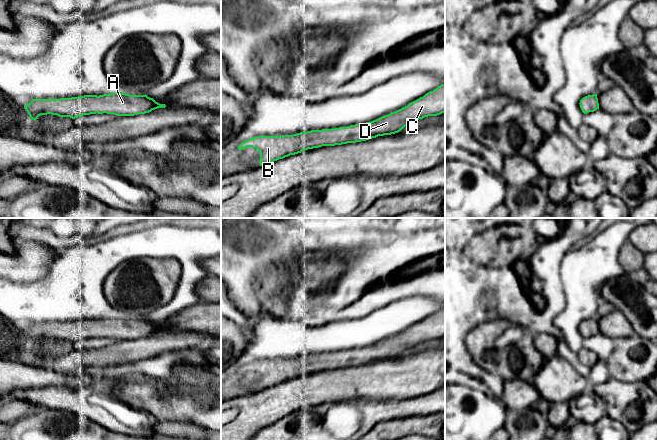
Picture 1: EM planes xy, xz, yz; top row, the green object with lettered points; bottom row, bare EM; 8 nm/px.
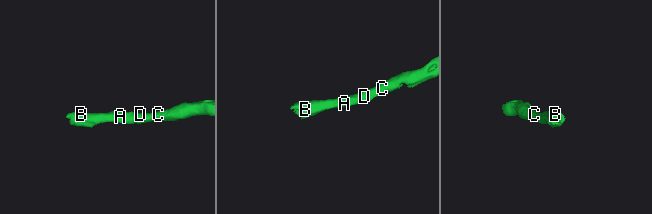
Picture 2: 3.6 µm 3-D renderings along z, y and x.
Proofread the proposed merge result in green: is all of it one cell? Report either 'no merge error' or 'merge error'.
no merge error

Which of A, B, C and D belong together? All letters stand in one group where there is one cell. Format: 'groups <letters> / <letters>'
groups A B C D

